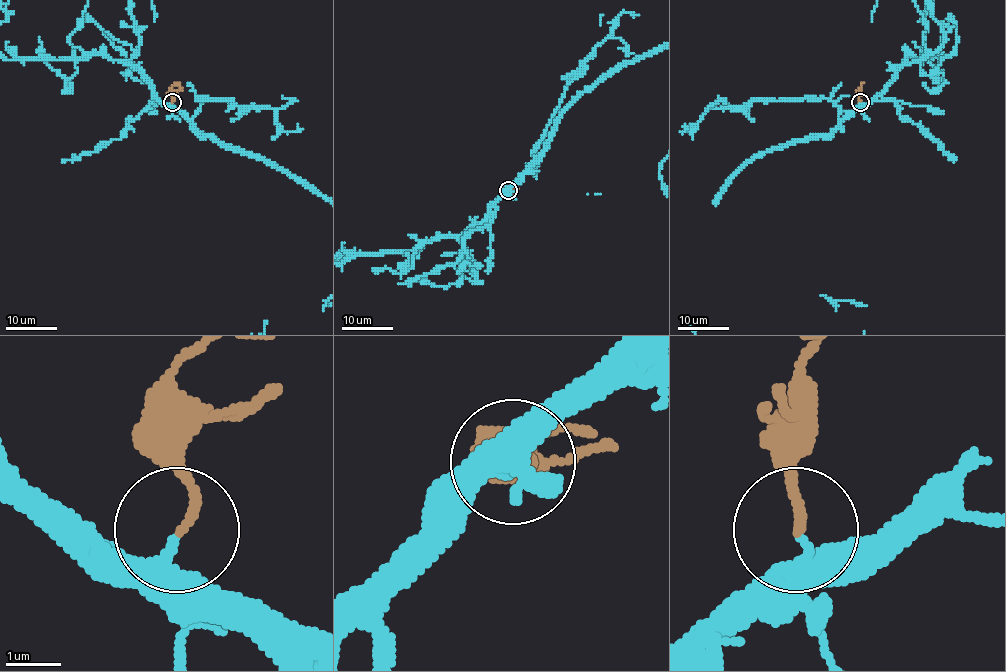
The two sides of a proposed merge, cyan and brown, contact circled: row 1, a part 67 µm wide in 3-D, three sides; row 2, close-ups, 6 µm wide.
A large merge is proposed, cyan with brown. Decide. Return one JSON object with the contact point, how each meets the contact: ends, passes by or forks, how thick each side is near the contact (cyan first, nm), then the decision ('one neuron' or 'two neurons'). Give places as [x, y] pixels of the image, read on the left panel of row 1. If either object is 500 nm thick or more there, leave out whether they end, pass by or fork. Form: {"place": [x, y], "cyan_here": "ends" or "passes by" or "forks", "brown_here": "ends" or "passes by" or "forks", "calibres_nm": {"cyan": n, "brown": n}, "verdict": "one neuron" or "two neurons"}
{"place": [172, 102], "cyan_here": "passes by", "brown_here": "ends", "calibres_nm": {"cyan": 190, "brown": 170}, "verdict": "one neuron"}

